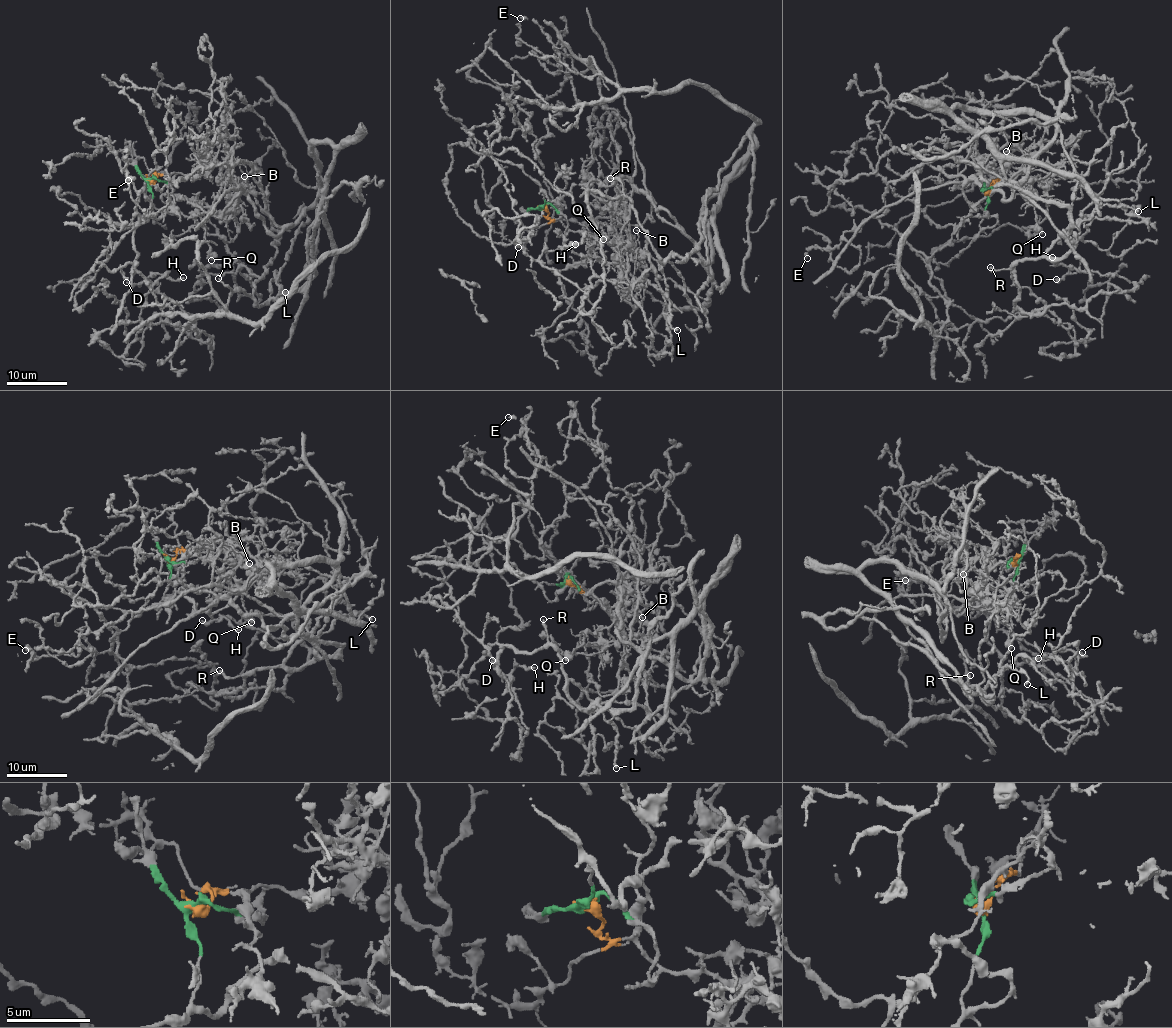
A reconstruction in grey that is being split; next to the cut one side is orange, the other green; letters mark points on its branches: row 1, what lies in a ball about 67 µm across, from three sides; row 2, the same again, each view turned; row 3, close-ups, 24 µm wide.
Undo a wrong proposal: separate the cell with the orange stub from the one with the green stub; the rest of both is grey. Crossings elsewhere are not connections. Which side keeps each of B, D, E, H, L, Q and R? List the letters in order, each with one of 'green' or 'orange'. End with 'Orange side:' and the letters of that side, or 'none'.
B: orange
D: green
E: green
H: green
L: green
Q: orange
R: green
Orange side: B, Q

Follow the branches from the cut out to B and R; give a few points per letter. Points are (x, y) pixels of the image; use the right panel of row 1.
B: (985, 191), (1008, 166), (1011, 148), (1015, 146), (1027, 157), (1029, 153), (1014, 156), (1006, 151)
R: (985, 191), (982, 228), (969, 181), (1008, 199), (1054, 127), (952, 112), (1069, 210), (1066, 253), (990, 267)

